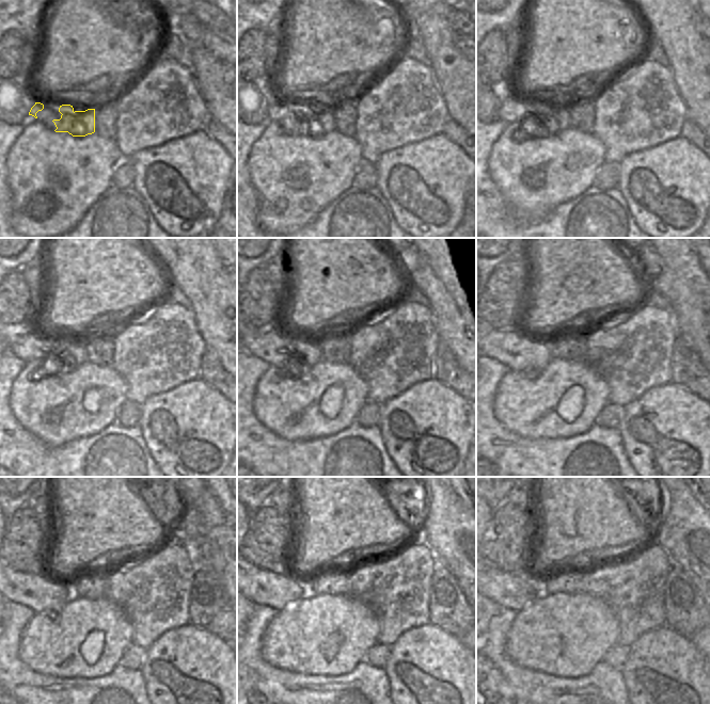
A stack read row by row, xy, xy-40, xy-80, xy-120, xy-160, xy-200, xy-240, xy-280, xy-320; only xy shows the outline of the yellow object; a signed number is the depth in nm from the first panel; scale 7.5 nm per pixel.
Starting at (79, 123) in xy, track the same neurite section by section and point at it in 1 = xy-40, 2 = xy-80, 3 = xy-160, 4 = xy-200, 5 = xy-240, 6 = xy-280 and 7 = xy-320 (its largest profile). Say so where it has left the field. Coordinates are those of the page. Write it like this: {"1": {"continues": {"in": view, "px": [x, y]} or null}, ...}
{"1": {"continues": {"in": "xy-40", "px": [311, 124]}}, "2": {"continues": {"in": "xy-80", "px": [548, 120]}}, "3": {"continues": {"in": "xy-160", "px": [296, 354]}}, "4": {"continues": {"in": "xy-200", "px": [519, 352]}}, "5": {"continues": {"in": "xy-240", "px": [41, 591]}}, "6": {"continues": {"in": "xy-280", "px": [263, 587]}}, "7": {"continues": {"in": "xy-320", "px": [513, 590]}}}

